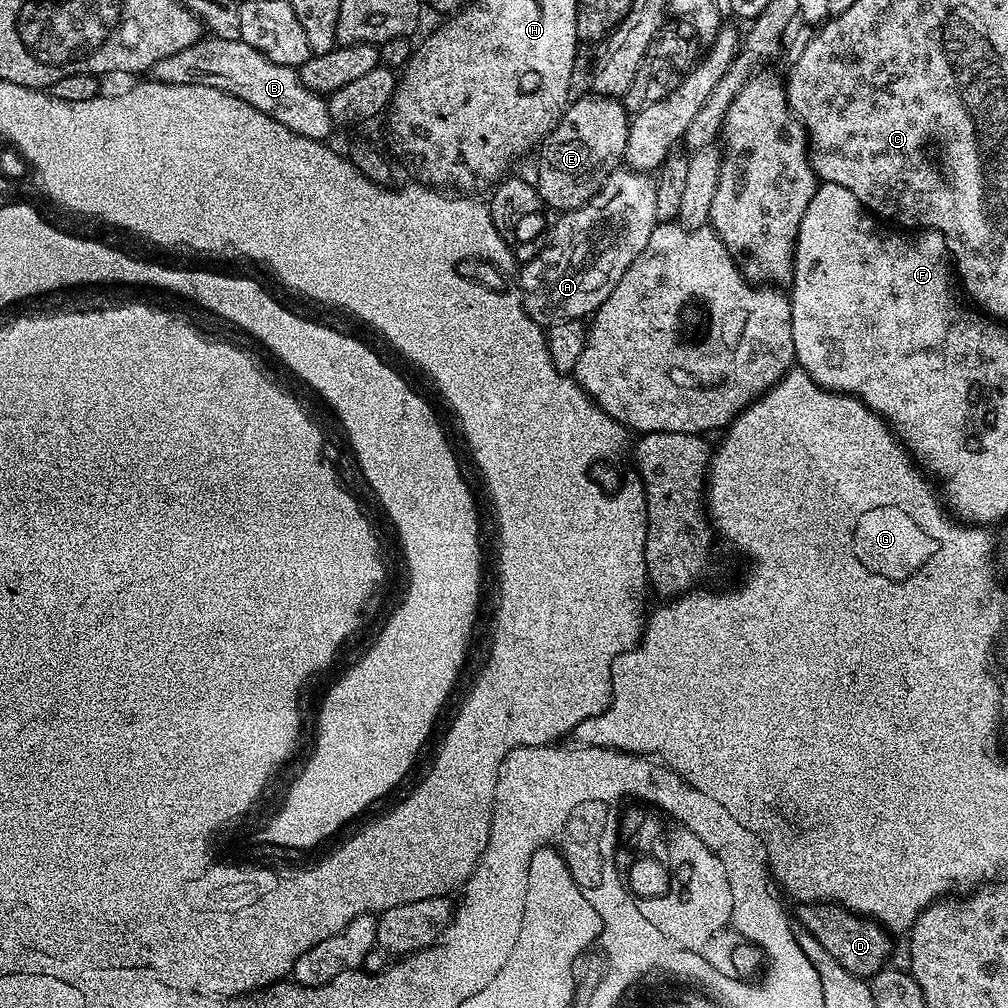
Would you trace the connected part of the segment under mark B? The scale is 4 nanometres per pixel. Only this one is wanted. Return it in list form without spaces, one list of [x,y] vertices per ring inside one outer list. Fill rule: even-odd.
[[[201,38],[194,46],[170,58],[162,58],[162,62],[152,67],[150,76],[161,84],[214,86],[214,90],[242,98],[247,104],[254,106],[254,110],[262,110],[262,114],[274,118],[274,122],[282,122],[282,126],[286,126],[294,134],[311,140],[327,141],[334,129],[327,99],[321,93],[307,88],[301,82],[297,69],[270,62],[270,58],[239,38]]]

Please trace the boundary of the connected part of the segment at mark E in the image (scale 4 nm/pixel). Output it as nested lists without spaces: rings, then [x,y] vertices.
[[[589,94],[581,100],[569,103],[558,126],[550,135],[544,137],[538,148],[540,165],[536,168],[534,183],[541,201],[547,207],[549,204],[550,207],[557,208],[557,213],[567,214],[575,208],[581,208],[583,204],[587,204],[590,198],[594,198],[600,187],[603,186],[605,178],[621,167],[626,150],[629,119],[630,114],[615,96]]]

